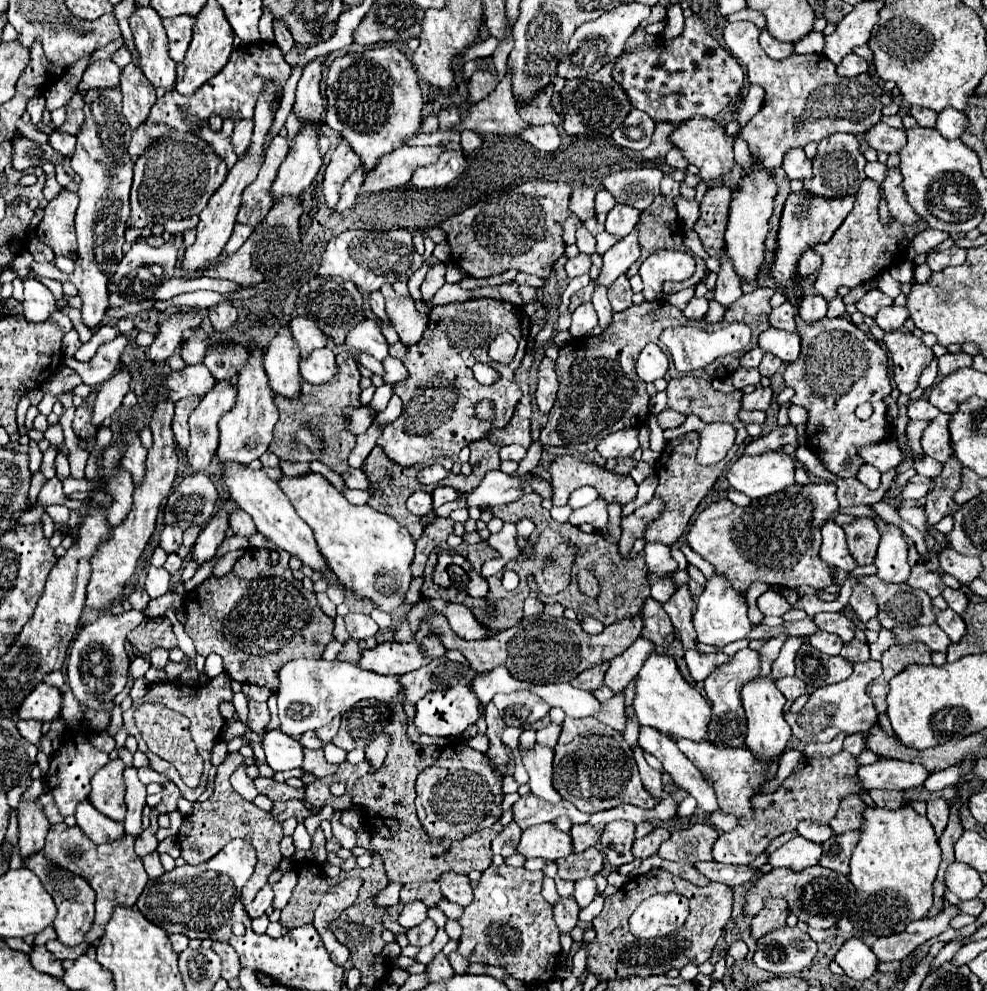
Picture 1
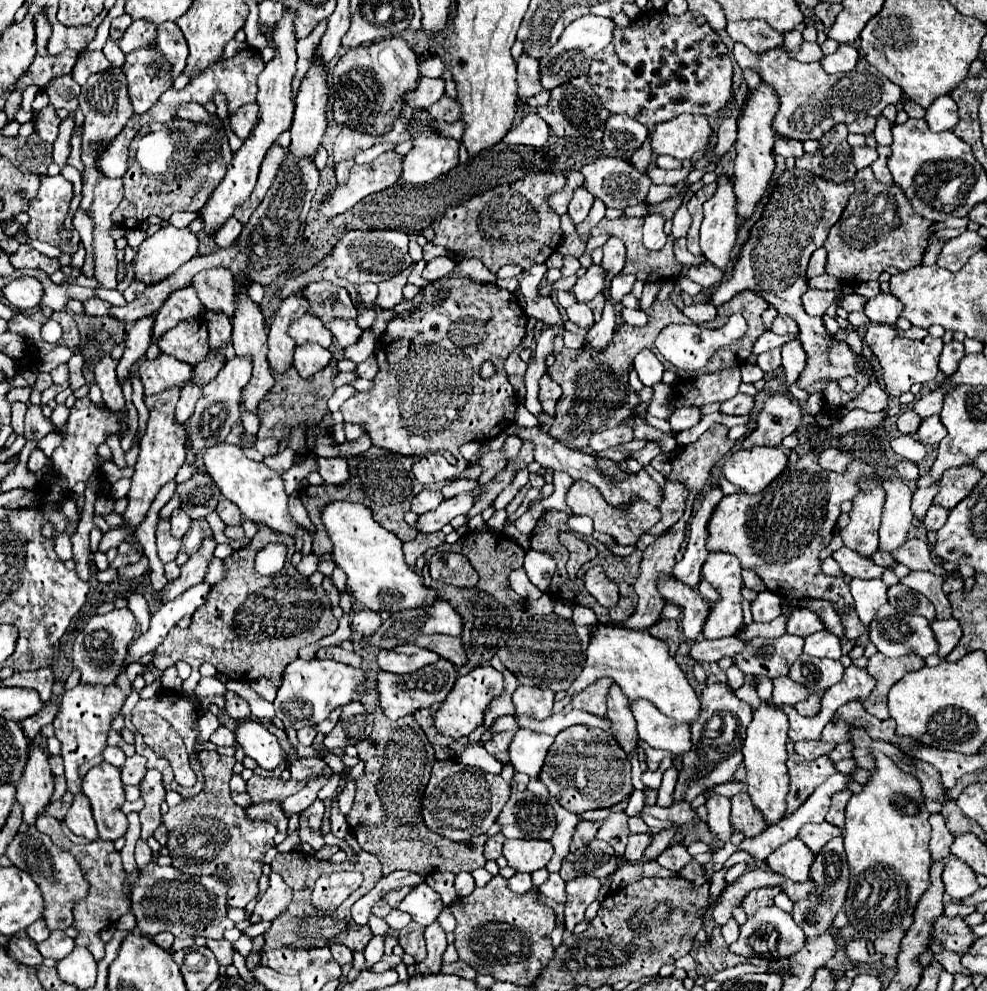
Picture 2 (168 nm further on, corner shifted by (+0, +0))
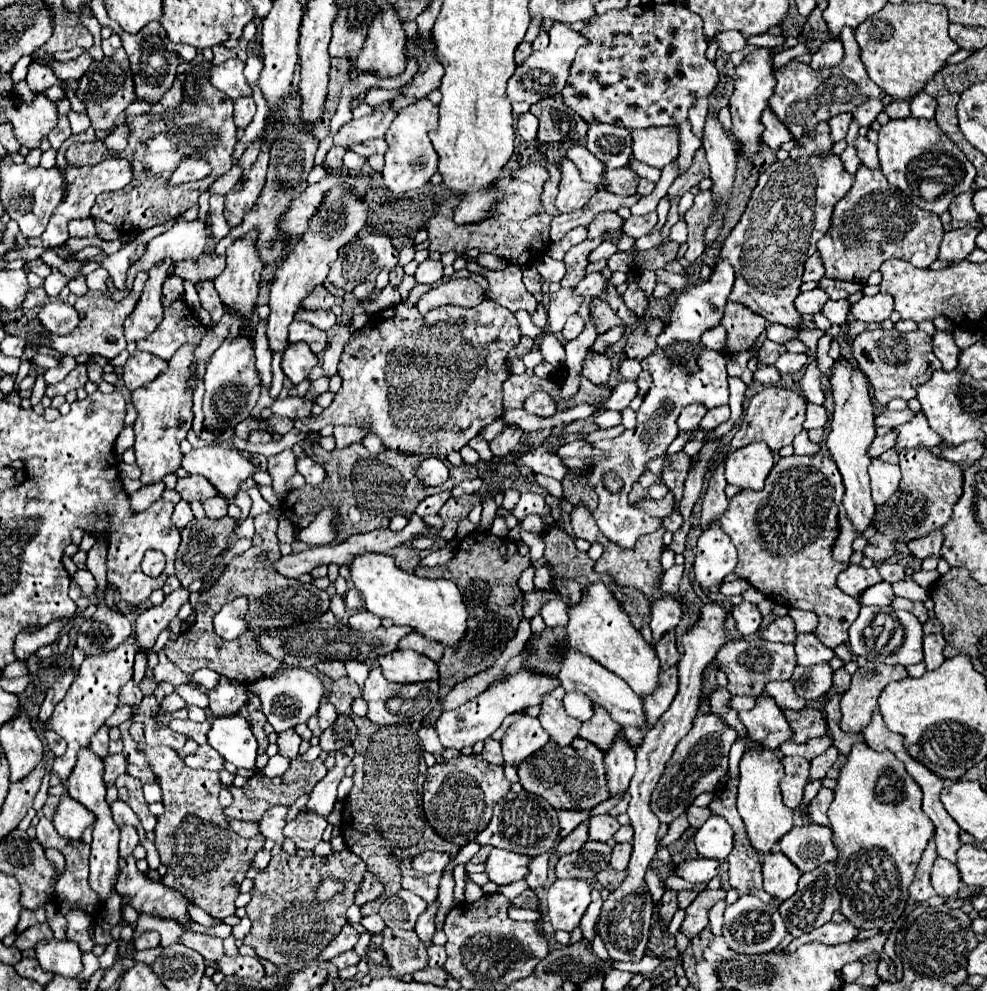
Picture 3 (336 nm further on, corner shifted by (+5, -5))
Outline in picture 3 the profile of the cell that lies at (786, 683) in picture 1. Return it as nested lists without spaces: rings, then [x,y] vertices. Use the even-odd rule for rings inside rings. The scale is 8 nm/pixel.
[[[769,682],[765,692],[769,696],[773,696],[773,700],[779,704],[779,708],[789,708],[789,710],[801,710],[805,706],[805,700],[801,700],[795,690],[793,684],[789,682]]]

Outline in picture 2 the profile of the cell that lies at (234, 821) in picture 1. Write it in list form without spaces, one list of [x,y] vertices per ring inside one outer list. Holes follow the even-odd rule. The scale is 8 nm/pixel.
[[[202,751],[200,763],[204,789],[198,795],[184,799],[180,805],[170,807],[168,813],[162,815],[162,823],[168,829],[166,847],[170,851],[172,865],[178,867],[178,871],[186,871],[190,875],[222,875],[224,879],[230,879],[228,905],[244,909],[258,895],[262,857],[270,847],[274,847],[274,835],[278,831],[270,823],[250,823],[250,819],[246,819],[246,811],[232,801],[228,783],[236,763],[234,757],[224,757],[216,751]]]

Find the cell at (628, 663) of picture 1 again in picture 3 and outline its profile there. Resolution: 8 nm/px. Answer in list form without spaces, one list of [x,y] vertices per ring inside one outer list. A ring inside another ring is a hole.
[[[625,732],[617,734],[613,748],[609,748],[609,752],[605,754],[605,766],[607,766],[607,786],[611,796],[627,792],[635,772],[635,750],[625,740]]]

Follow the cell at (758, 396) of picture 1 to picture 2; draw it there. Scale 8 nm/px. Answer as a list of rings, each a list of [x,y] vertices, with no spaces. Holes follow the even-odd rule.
[[[738,393],[736,397],[724,401],[720,405],[720,413],[726,413],[726,415],[748,415],[754,407],[754,399],[750,395],[744,395],[744,393]]]

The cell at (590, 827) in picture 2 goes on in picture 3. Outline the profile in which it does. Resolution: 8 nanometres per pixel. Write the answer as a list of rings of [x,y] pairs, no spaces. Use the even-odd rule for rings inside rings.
[[[579,824],[569,836],[565,836],[565,840],[559,840],[557,854],[565,856],[565,854],[571,854],[571,852],[583,848],[583,844],[589,840],[587,832],[589,832],[589,828],[585,828],[585,824]]]

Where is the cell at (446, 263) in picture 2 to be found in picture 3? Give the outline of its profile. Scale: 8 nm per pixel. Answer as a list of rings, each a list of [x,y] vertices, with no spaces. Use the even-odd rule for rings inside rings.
[[[425,260],[417,266],[415,280],[421,284],[435,284],[443,276],[443,264],[439,260]]]

